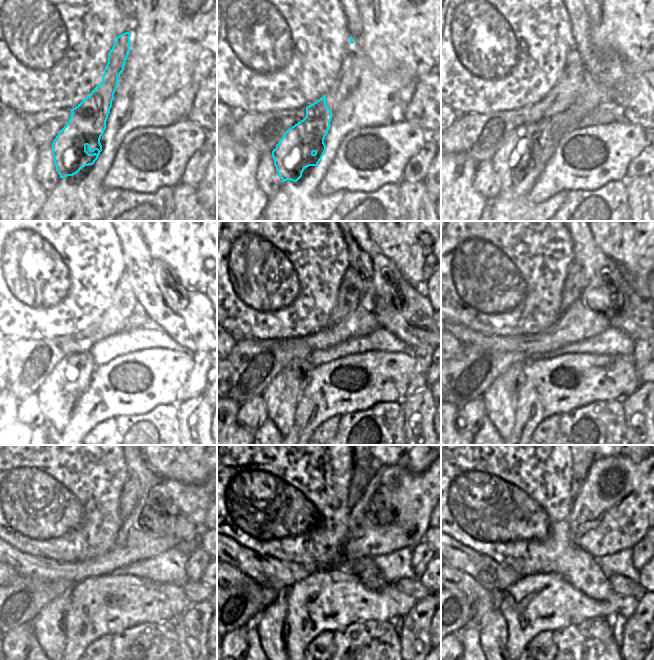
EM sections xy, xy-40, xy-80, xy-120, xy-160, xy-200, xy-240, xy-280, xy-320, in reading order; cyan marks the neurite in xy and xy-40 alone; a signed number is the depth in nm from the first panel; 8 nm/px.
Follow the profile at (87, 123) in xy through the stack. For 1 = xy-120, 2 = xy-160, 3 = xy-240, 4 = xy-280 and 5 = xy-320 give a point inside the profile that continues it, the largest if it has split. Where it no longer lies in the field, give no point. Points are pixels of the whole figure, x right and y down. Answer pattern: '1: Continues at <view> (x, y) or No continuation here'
1: Continues at xy-120 (57, 396)
2: Continues at xy-160 (281, 396)
3: Continues at xy-240 (49, 627)
4: Continues at xy-280 (272, 625)
5: Continues at xy-320 (494, 633).

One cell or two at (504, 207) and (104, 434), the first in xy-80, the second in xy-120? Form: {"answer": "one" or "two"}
{"answer": "one"}

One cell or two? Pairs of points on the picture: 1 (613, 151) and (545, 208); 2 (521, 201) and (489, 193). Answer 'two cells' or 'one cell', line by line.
1: two cells
2: two cells

